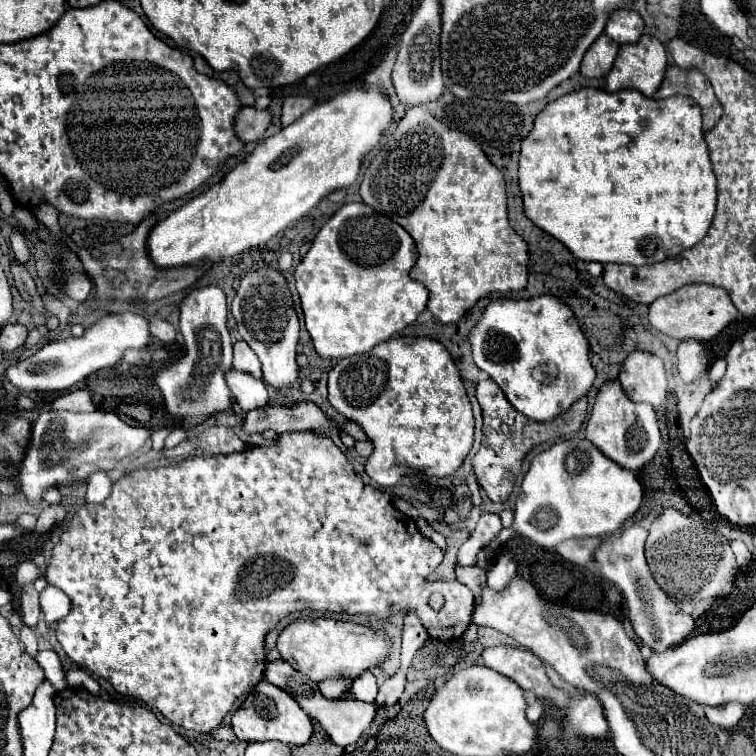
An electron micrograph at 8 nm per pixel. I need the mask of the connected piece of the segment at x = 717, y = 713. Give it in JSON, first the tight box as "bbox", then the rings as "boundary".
{"bbox":[705,703,747,729],"boundary":[[[727,703],[723,707],[705,707],[705,713],[715,725],[721,725],[723,729],[732,729],[743,718],[747,708],[739,703]]]}

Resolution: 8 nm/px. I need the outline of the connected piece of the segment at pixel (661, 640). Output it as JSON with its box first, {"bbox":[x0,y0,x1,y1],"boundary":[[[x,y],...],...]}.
{"bbox":[593,535,695,653],"boundary":[[[607,535],[607,537],[603,537],[601,545],[595,549],[593,561],[599,565],[601,575],[605,579],[617,583],[623,597],[627,599],[629,619],[631,619],[631,625],[633,625],[633,631],[637,633],[637,637],[643,643],[647,643],[653,651],[661,653],[669,647],[675,647],[675,645],[687,641],[687,637],[695,629],[695,619],[691,615],[681,613],[681,609],[677,607],[677,601],[655,583],[653,575],[649,573],[645,555],[643,555],[643,545],[645,543],[611,541],[611,535]]]}

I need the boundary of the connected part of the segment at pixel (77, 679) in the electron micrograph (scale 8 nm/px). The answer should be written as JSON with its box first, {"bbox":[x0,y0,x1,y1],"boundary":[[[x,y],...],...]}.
{"bbox":[65,669,99,695],"boundary":[[[83,669],[65,671],[65,683],[67,683],[67,687],[83,687],[83,689],[91,691],[93,695],[99,695],[99,683]]]}

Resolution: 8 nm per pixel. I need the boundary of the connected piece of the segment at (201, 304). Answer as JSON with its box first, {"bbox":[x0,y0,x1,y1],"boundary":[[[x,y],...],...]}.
{"bbox":[155,285,233,421],"boundary":[[[217,285],[201,287],[191,291],[179,305],[181,319],[179,331],[185,339],[185,355],[173,365],[161,369],[155,381],[165,397],[165,407],[171,415],[183,417],[185,421],[203,421],[217,413],[231,411],[231,391],[225,383],[225,371],[231,367],[233,345],[227,329],[227,305],[225,293]]]}

